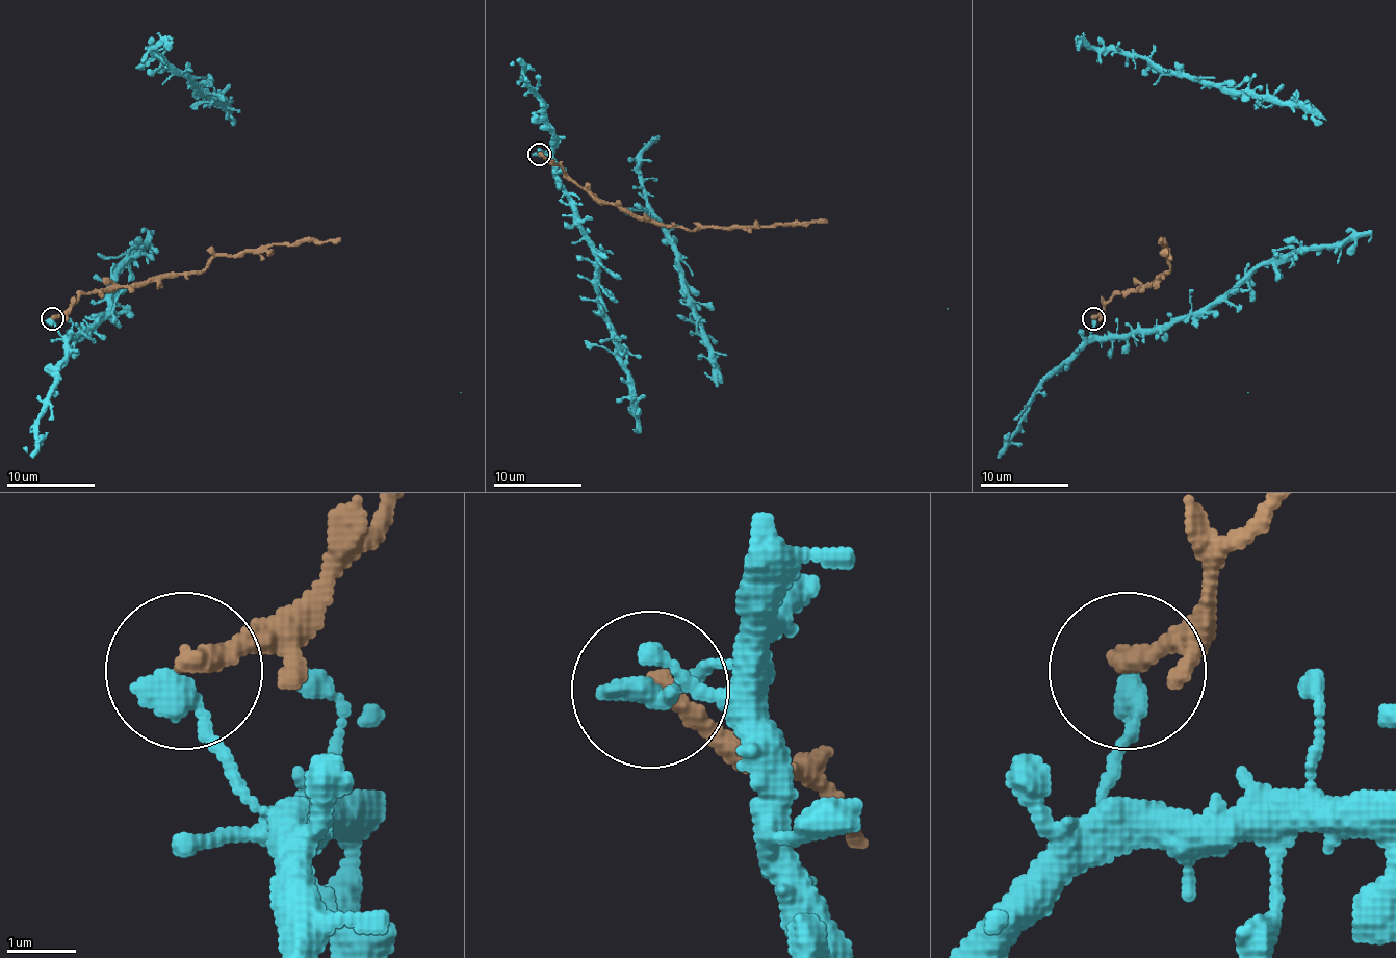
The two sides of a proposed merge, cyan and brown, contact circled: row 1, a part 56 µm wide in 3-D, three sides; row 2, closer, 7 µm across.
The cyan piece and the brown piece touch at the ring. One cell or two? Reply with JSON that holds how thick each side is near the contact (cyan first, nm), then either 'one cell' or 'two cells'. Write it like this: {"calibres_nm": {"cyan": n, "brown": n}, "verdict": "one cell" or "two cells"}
{"calibres_nm": {"cyan": 380, "brown": 320}, "verdict": "two cells"}

